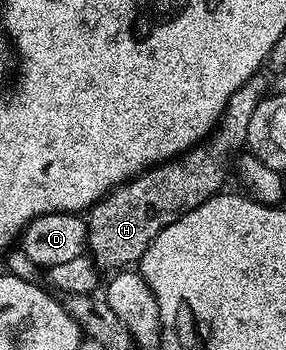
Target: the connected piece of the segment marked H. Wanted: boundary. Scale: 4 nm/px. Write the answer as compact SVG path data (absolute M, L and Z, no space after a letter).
M264 74L250 77L241 88L234 90L234 94L230 94L230 102L226 102L220 123L209 139L188 149L177 159L165 160L163 164L147 168L139 176L113 188L88 209L87 251L96 261L97 269L120 270L135 265L163 228L170 226L170 222L178 222L182 214L202 206L202 202L225 187L224 179L228 172L230 176L238 153L247 145L250 117L269 88L269 77L267 80Z

